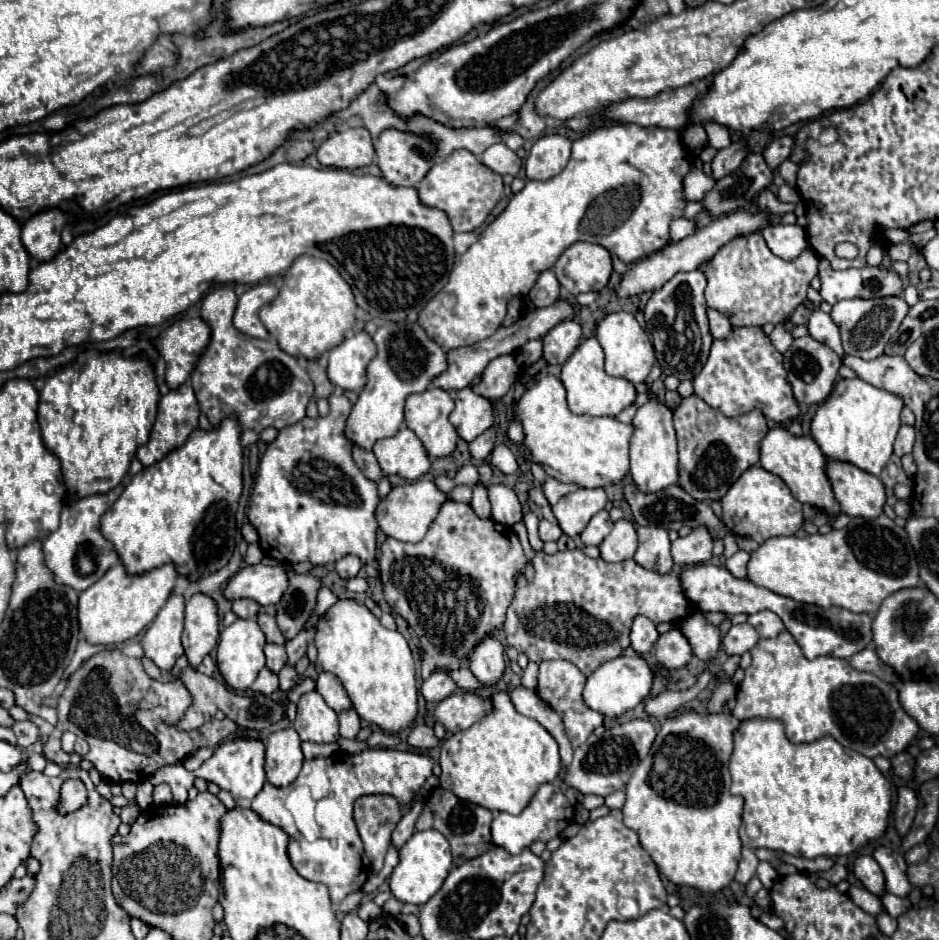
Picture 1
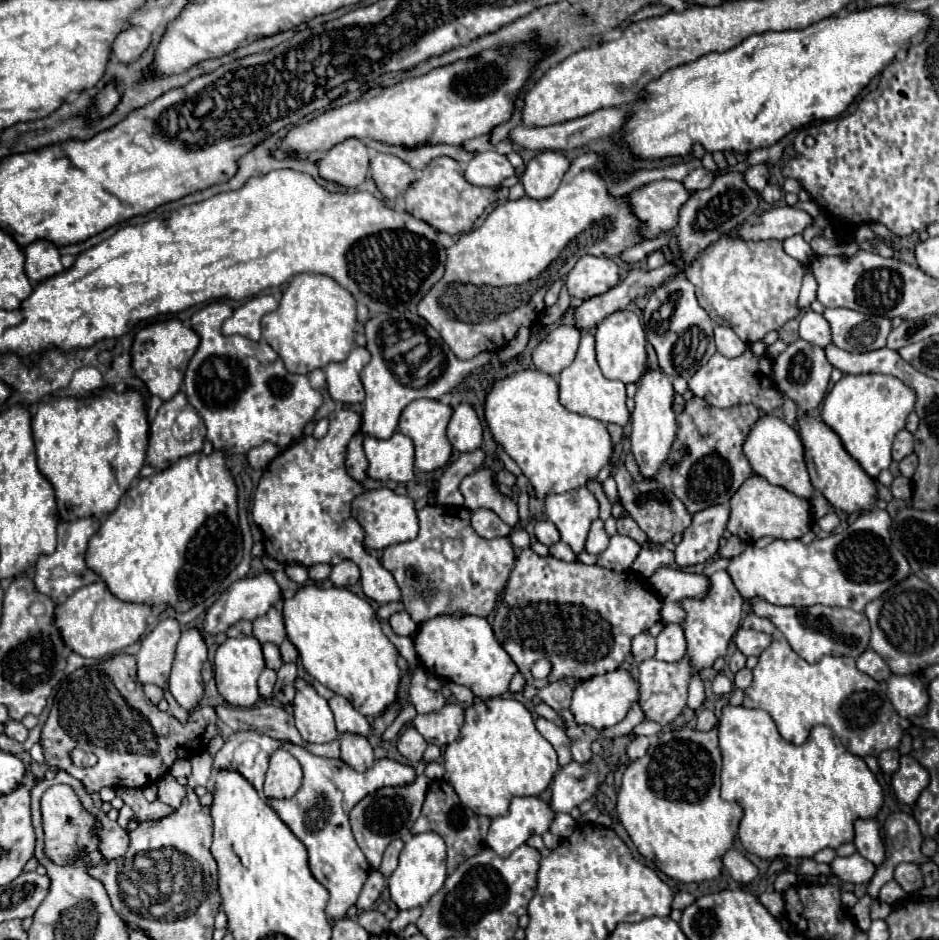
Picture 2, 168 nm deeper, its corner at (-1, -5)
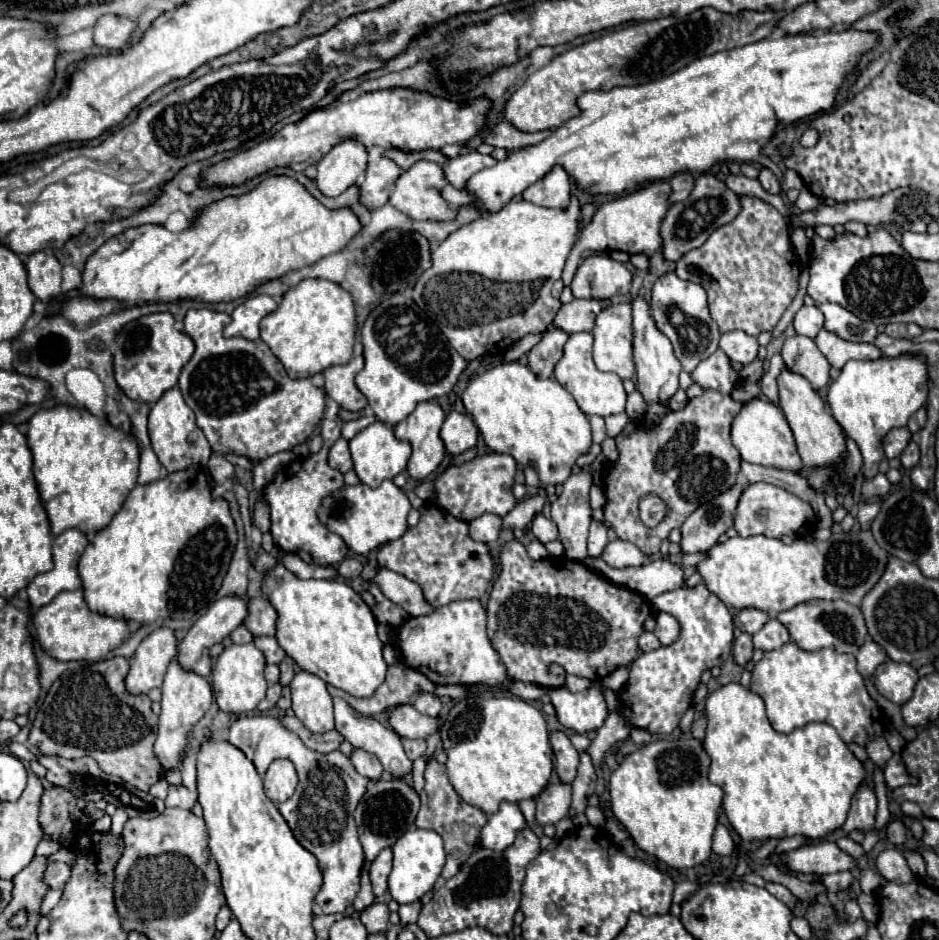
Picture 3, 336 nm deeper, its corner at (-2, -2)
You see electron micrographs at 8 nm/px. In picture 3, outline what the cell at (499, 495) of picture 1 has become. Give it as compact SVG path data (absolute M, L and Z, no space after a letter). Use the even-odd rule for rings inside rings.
M488 453L472 459L470 463L450 467L436 477L436 505L462 521L472 521L482 513L496 513L500 517L506 517L516 505L516 499L512 495L514 473L516 461L510 455L500 453Z

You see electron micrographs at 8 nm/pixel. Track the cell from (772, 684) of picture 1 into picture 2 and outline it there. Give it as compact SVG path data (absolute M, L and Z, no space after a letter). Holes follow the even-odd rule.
M777 636L771 642L771 646L759 656L759 664L753 668L753 682L745 690L743 706L745 708L761 708L761 710L769 712L769 716L777 724L779 734L791 744L803 744L809 736L809 730L817 724L829 726L841 738L843 746L851 754L861 756L861 758L879 756L879 752L883 752L883 750L897 748L901 742L901 736L911 728L911 724L907 724L907 718L901 718L893 710L893 706L885 694L885 686L879 684L877 680L871 680L871 676L859 672L853 658L823 656L819 662L809 664L807 660L803 660L801 656L797 656L791 650L791 646L787 644L787 640L783 636Z

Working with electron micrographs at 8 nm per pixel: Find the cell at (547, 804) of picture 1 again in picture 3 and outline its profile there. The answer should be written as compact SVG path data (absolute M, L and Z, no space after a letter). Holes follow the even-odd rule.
M502 801L498 813L494 813L488 819L488 823L482 827L480 843L482 847L492 851L504 851L524 829L526 829L526 821L524 815L520 813L520 807L516 803Z

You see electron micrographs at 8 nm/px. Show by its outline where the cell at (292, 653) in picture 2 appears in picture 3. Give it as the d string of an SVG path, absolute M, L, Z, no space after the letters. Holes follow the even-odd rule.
M284 657L284 661L280 663L280 683L288 685L294 677L294 661L290 657Z

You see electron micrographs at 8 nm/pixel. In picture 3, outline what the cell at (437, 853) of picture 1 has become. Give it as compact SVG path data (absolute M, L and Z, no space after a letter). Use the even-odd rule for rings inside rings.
M412 829L394 843L392 853L394 853L394 867L388 877L388 891L390 891L392 899L396 899L398 903L414 903L424 893L434 889L434 885L438 883L438 877L442 873L444 859L446 859L442 837L436 831Z

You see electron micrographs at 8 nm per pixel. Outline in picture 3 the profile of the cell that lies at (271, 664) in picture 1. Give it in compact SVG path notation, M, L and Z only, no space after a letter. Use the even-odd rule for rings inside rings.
M256 637L256 639L254 639L254 645L264 653L266 663L280 663L280 661L286 657L286 653L284 653L284 649L278 645L276 637Z

